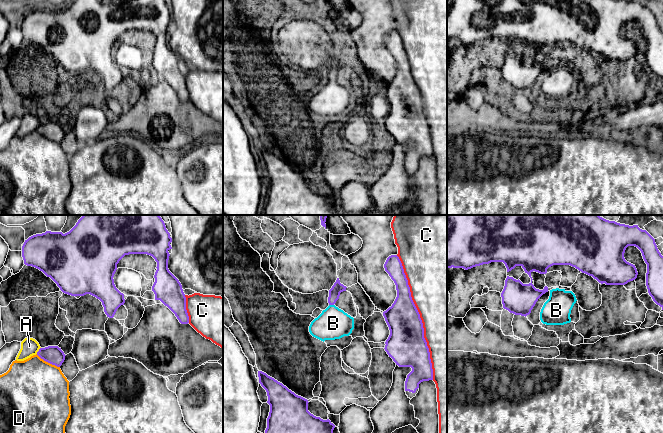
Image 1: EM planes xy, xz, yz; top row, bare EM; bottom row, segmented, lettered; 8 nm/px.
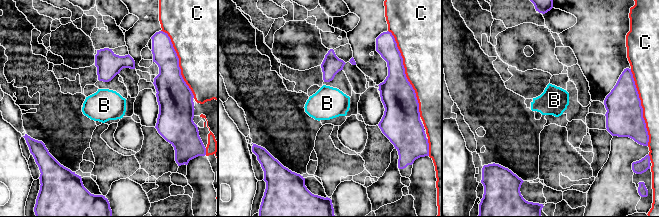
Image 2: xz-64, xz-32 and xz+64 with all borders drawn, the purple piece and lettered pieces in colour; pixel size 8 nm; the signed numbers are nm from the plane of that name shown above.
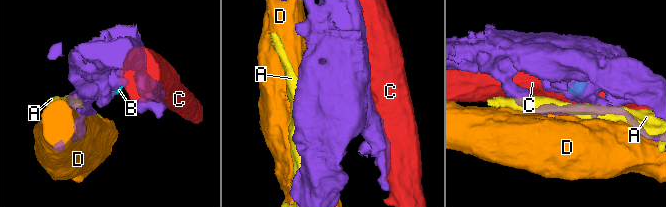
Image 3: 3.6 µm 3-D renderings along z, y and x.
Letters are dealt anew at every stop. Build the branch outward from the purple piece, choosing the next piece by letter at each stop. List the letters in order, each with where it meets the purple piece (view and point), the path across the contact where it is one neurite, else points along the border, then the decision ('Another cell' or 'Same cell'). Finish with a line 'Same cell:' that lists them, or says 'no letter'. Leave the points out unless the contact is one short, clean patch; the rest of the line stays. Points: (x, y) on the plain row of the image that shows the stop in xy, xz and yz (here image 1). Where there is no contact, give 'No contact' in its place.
A: Touches purple at xy (39, 126). Another cell
B: Touches purple at xz (331, 80). Same cell
C: Touches purple at xz (419, 93). Another cell
D: Touches purple at xy (48, 138). Another cell
Same cell: B

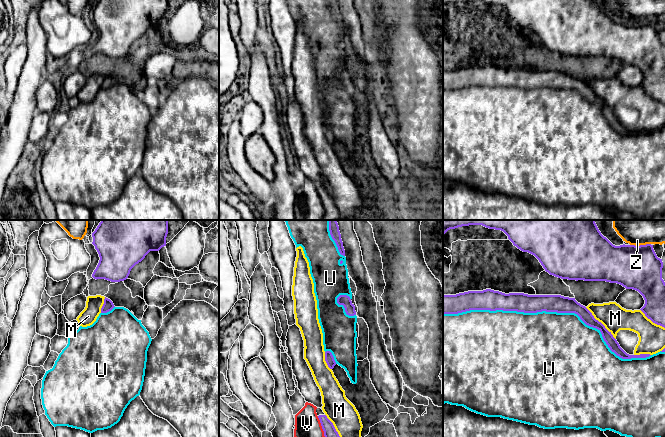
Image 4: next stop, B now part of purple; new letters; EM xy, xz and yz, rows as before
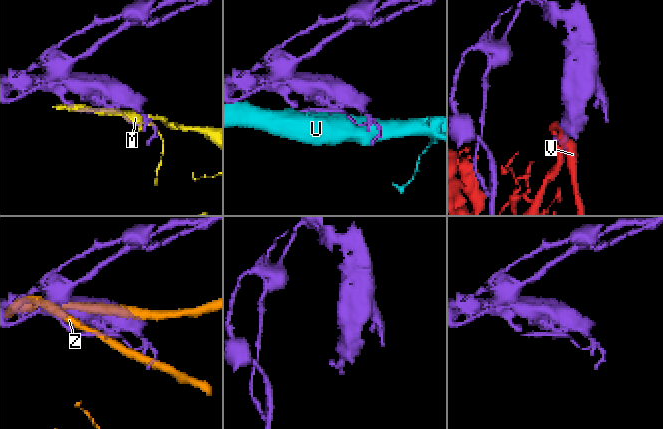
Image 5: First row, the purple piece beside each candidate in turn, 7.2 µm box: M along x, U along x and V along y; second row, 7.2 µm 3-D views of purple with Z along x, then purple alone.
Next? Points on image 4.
M: Touches purple at yz (601, 99). Another cell
U: Touches purple at yz (551, 87). Another cell
V: Touches purple at xz (323, 206). Another cell
Z: Touches purple at yz (640, 21). Boundary: yz (650, 19), (630, 21). Another cell
Same cell: no letter

